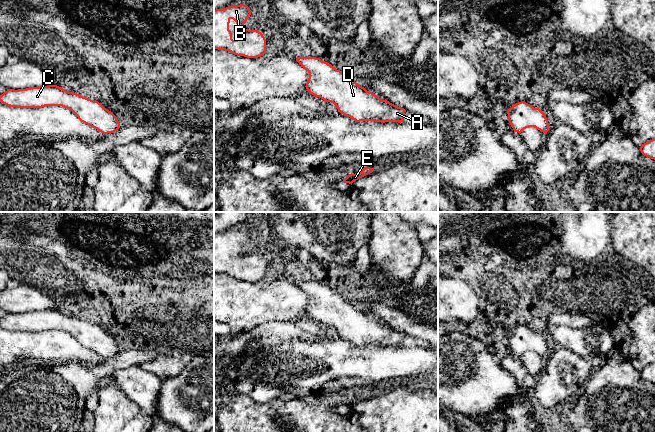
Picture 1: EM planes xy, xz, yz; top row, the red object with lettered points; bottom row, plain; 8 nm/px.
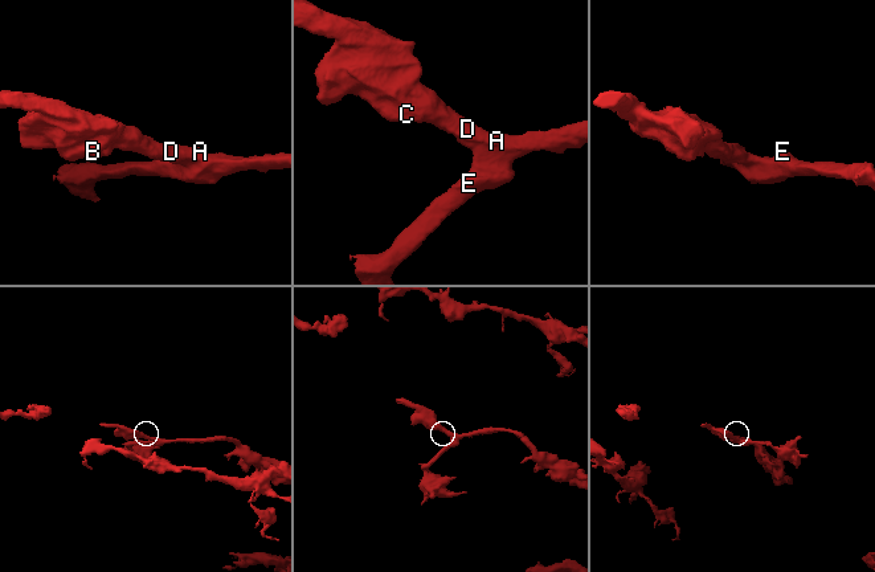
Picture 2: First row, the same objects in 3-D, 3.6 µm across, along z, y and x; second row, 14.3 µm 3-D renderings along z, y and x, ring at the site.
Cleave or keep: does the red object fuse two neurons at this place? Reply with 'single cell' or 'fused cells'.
single cell

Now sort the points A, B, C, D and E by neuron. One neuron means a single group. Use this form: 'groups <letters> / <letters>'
groups A B C D E

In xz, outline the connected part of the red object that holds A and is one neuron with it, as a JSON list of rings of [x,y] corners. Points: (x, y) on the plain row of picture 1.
[[[297,281],[296,284],[309,297],[308,306],[305,310],[309,317],[326,326],[333,327],[341,338],[352,342],[356,346],[404,346],[406,336],[404,332],[398,331],[386,323],[380,323],[331,288],[316,281]]]

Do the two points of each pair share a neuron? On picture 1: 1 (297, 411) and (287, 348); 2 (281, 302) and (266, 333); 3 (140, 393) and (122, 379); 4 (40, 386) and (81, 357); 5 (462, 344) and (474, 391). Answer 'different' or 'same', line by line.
1: different
2: different
3: same
4: different
5: same

